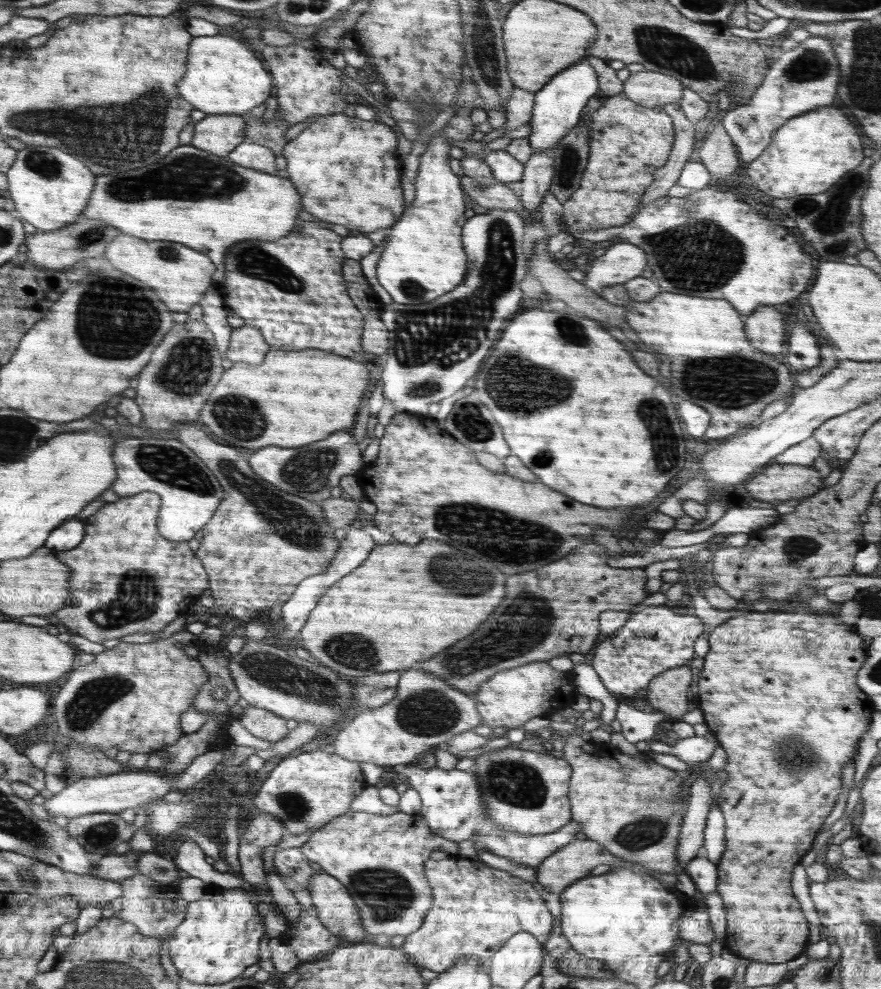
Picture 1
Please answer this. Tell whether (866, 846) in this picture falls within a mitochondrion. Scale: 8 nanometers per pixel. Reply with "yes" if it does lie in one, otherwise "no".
no

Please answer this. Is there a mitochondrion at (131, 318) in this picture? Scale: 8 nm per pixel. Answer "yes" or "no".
yes

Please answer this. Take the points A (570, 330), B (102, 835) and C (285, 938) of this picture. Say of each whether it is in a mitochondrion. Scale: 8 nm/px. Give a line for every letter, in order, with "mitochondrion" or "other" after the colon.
A: mitochondrion
B: mitochondrion
C: other

